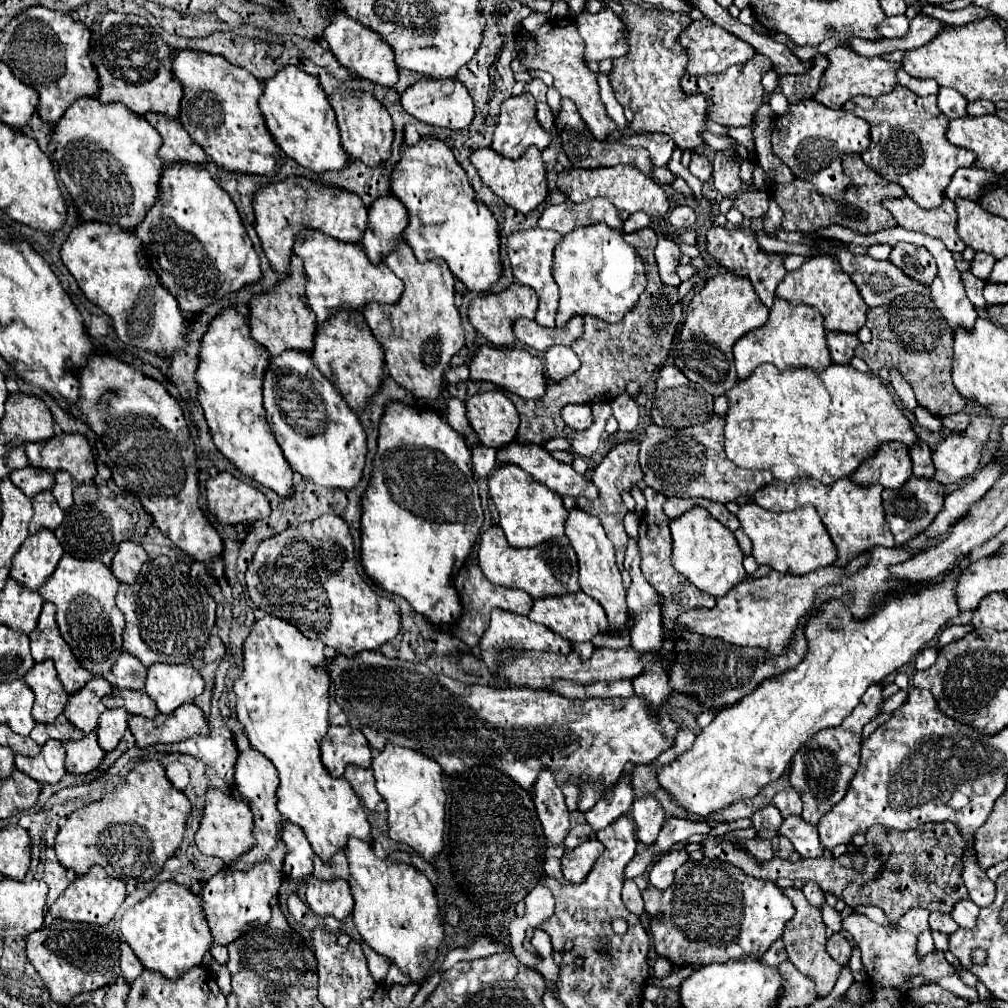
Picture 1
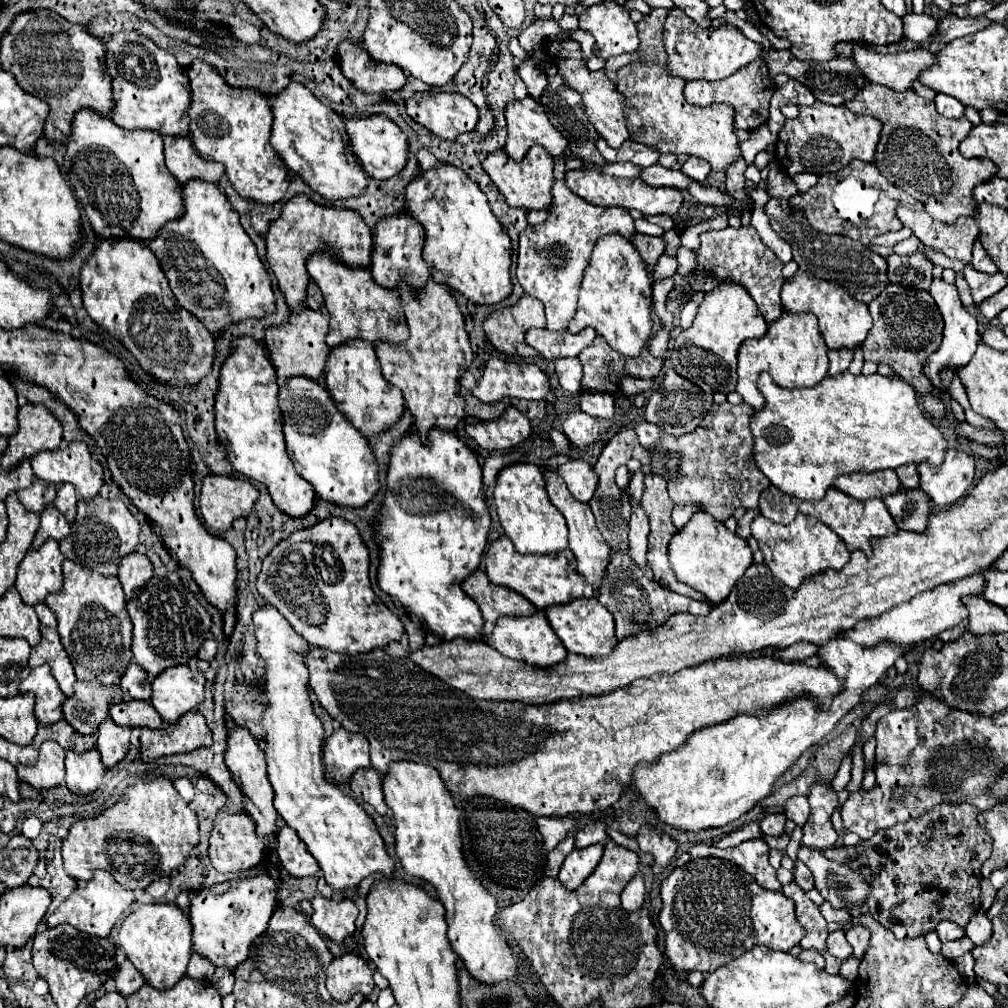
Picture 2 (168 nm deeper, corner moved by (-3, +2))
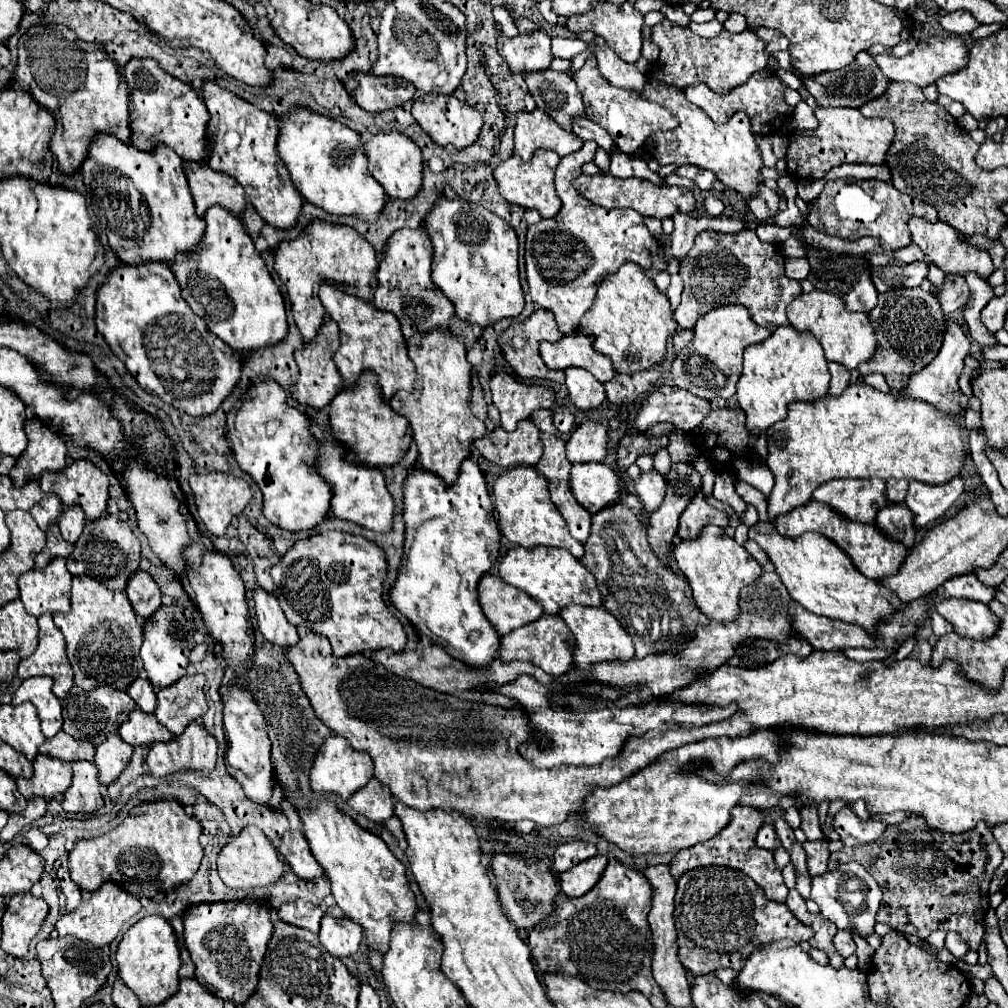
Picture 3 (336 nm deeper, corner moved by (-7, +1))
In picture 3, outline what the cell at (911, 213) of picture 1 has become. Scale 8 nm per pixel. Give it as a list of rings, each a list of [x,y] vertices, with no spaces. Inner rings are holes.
[[[910,217],[908,229],[910,229],[910,235],[912,235],[912,243],[916,243],[922,249],[922,253],[926,255],[926,261],[938,265],[944,273],[956,273],[956,275],[960,273],[960,275],[964,275],[968,271],[976,271],[980,277],[986,279],[994,271],[990,255],[982,247],[964,243],[960,239],[960,233],[954,227],[946,225],[946,223],[940,223],[940,221],[928,223],[928,221],[920,219],[920,217]]]

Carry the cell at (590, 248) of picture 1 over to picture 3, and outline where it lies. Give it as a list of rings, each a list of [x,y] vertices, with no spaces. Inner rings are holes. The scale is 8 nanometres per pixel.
[[[624,261],[616,273],[612,273],[610,277],[606,277],[604,281],[598,283],[594,303],[580,321],[580,333],[594,337],[594,349],[612,359],[616,373],[632,375],[632,373],[648,369],[650,365],[660,363],[664,359],[666,343],[668,343],[668,337],[672,333],[676,333],[676,323],[672,319],[672,307],[670,307],[666,295],[658,291],[654,281],[650,277],[646,277],[646,273],[642,273],[642,269],[638,269],[638,265],[634,265],[634,261]]]

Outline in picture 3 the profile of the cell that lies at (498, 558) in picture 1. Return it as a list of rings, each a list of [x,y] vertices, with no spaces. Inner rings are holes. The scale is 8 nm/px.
[[[514,547],[502,557],[498,565],[498,573],[506,583],[522,589],[536,603],[540,603],[544,613],[550,613],[550,615],[556,615],[560,609],[568,605],[588,605],[588,607],[602,605],[594,575],[572,553],[566,553],[566,549]]]

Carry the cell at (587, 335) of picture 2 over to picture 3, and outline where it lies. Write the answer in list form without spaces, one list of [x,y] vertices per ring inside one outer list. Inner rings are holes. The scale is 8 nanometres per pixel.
[[[578,331],[562,337],[556,343],[542,341],[540,355],[550,369],[582,367],[582,369],[590,371],[600,383],[606,383],[616,375],[610,357],[598,353],[592,347],[592,337],[586,337]]]

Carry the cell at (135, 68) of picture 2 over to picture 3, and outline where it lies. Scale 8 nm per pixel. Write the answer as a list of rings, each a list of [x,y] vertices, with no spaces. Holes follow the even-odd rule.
[[[134,57],[126,63],[124,79],[130,89],[130,141],[134,147],[152,149],[156,145],[168,145],[188,161],[204,161],[208,157],[208,109],[198,91],[166,73],[158,61],[142,57]]]

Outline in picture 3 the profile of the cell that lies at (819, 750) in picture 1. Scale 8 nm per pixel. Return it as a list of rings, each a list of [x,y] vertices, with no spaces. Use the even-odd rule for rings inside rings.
[[[824,837],[822,841],[806,841],[804,843],[804,849],[806,849],[806,855],[808,855],[808,871],[810,875],[820,875],[824,873],[828,867],[826,867],[826,861],[828,861],[828,843],[830,839]]]

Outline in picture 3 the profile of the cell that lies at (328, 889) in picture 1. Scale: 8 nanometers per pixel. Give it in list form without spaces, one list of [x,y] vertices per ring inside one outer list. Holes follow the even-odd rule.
[[[324,915],[320,921],[320,943],[338,959],[350,957],[358,951],[362,943],[362,929],[354,925],[348,917],[336,919],[332,915]]]

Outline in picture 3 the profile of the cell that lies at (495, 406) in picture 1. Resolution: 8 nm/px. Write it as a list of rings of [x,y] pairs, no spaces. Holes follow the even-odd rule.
[[[530,419],[520,421],[514,431],[504,431],[502,427],[498,427],[474,443],[482,457],[498,465],[534,465],[542,457],[540,429]]]

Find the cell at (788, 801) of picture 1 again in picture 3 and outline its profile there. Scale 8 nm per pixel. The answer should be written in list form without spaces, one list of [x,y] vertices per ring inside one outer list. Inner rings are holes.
[[[814,807],[814,809],[800,809],[800,817],[802,817],[800,829],[804,831],[804,835],[810,841],[816,841],[816,839],[824,837],[822,829],[820,829],[820,821],[818,821],[818,807]]]

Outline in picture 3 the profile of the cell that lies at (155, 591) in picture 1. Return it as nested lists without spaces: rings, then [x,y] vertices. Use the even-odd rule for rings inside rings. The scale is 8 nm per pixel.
[[[162,605],[156,613],[144,619],[144,641],[142,641],[140,657],[144,661],[148,679],[156,689],[168,687],[186,675],[188,655],[196,647],[194,637],[196,637],[196,625],[192,619],[184,615],[184,611],[178,605],[172,605],[172,607]]]

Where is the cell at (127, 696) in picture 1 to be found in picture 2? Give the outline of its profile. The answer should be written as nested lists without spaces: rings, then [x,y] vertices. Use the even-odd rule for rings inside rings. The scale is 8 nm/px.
[[[128,700],[122,704],[112,704],[110,718],[118,726],[150,728],[150,730],[162,728],[162,718],[158,716],[158,712],[154,712],[154,706],[150,702],[142,702],[142,700]]]

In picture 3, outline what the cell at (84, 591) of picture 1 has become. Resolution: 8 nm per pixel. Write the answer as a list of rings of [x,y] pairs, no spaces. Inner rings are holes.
[[[72,577],[72,609],[70,613],[56,613],[54,623],[64,633],[68,659],[74,669],[74,683],[80,689],[94,689],[98,685],[114,685],[116,689],[126,689],[130,681],[134,681],[140,675],[142,625],[138,625],[136,613],[124,591],[110,591],[92,577]]]

